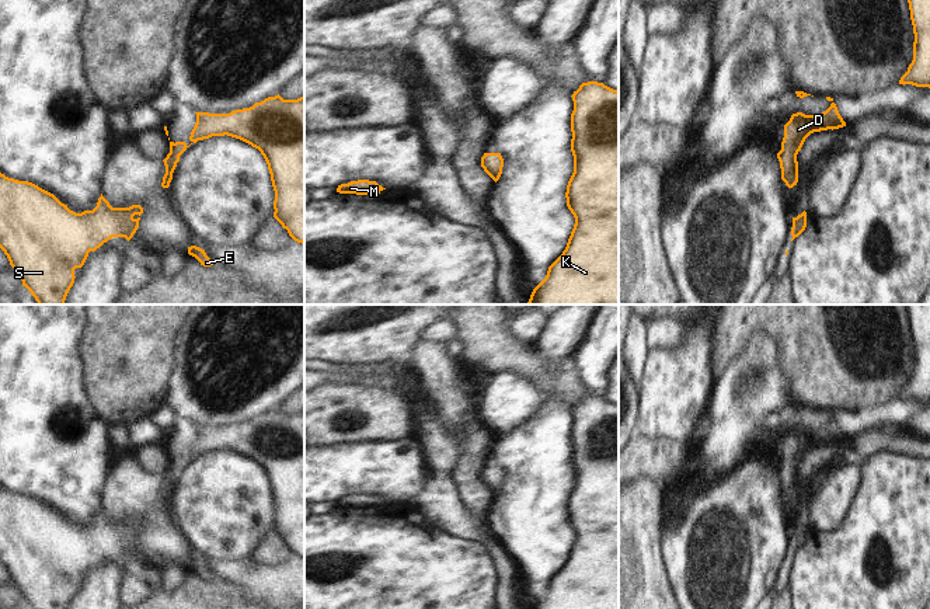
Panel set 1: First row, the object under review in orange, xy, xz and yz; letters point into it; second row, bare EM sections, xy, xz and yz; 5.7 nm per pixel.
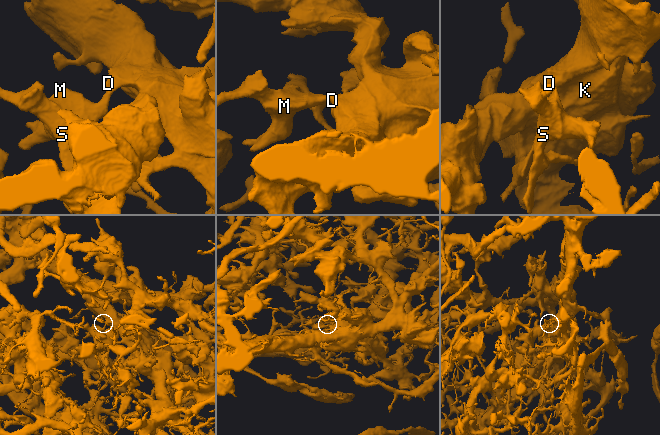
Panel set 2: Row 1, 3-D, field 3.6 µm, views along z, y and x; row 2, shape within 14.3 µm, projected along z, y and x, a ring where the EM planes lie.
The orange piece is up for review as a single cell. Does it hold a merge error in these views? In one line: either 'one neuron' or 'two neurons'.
one neuron

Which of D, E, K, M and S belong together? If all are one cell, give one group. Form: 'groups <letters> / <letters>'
groups D E K M S

